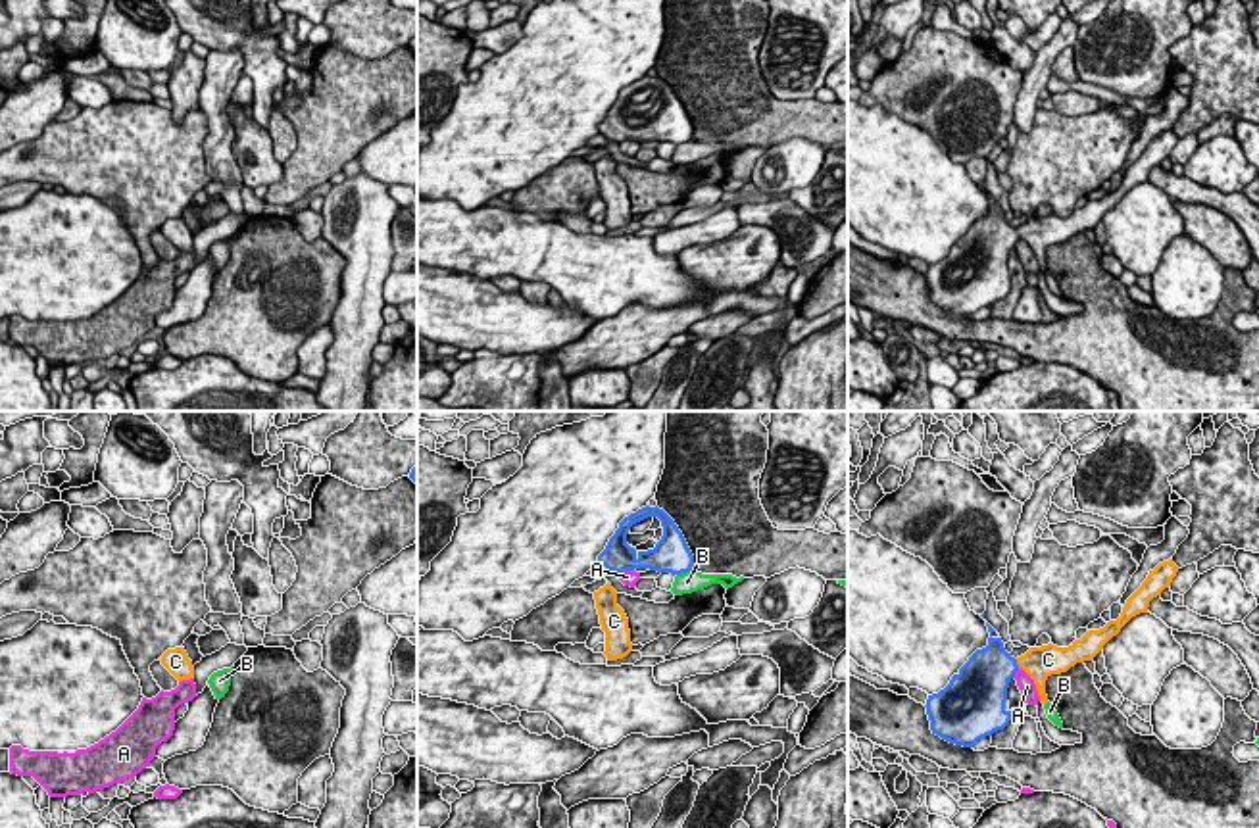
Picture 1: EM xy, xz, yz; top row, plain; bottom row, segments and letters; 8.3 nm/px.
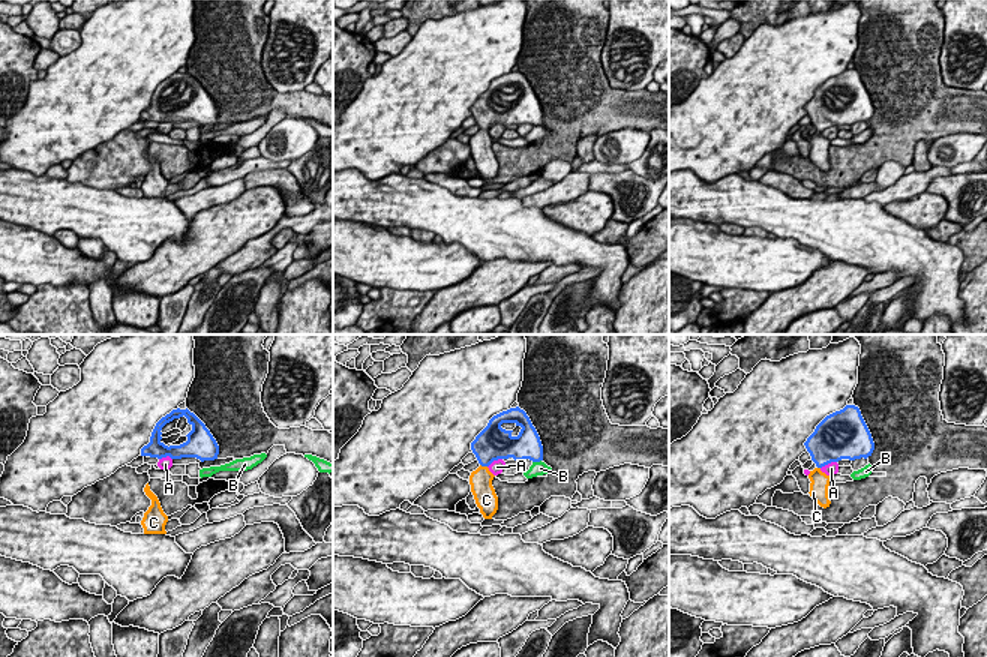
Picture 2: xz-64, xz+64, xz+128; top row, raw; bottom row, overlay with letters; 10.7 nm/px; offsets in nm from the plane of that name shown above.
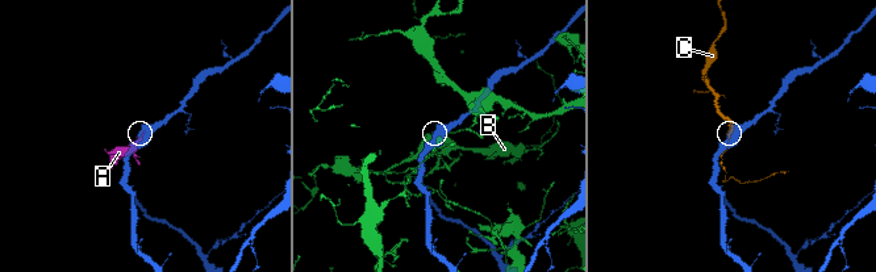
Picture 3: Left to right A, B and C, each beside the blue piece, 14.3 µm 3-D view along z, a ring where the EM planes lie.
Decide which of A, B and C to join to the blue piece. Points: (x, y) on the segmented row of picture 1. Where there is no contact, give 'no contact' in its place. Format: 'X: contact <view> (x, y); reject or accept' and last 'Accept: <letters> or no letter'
A: contact xz (625, 569); reject
B: contact xz (683, 571); reject
C: contact yz (1015, 663); accept
Accept: C

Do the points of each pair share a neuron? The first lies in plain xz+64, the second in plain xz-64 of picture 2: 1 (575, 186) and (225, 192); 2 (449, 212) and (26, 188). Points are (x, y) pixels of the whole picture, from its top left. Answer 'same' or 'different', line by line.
1: same
2: same

